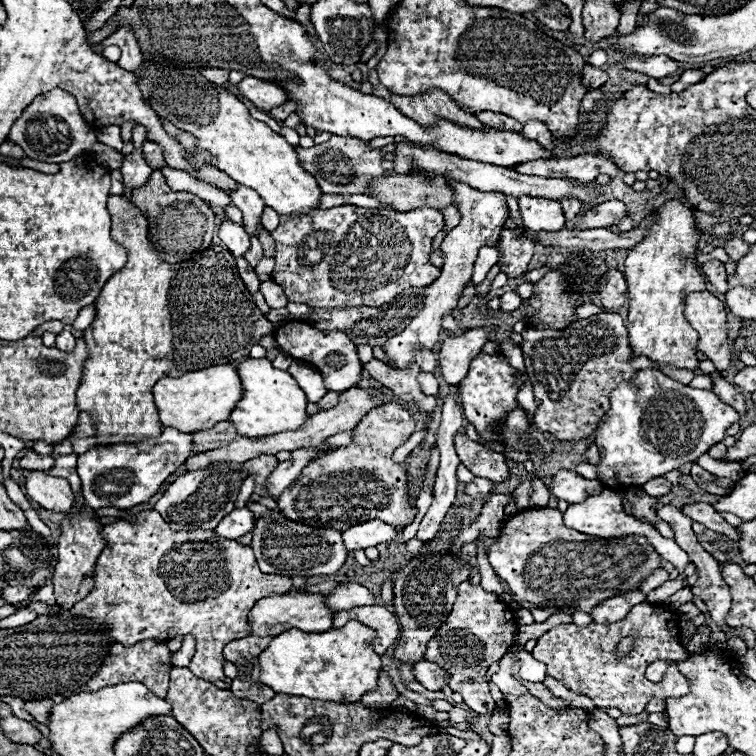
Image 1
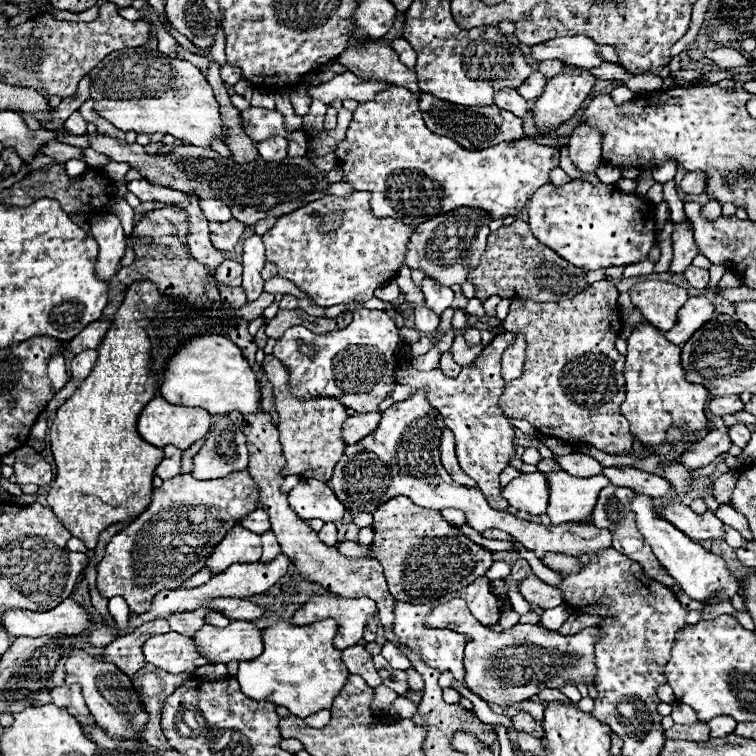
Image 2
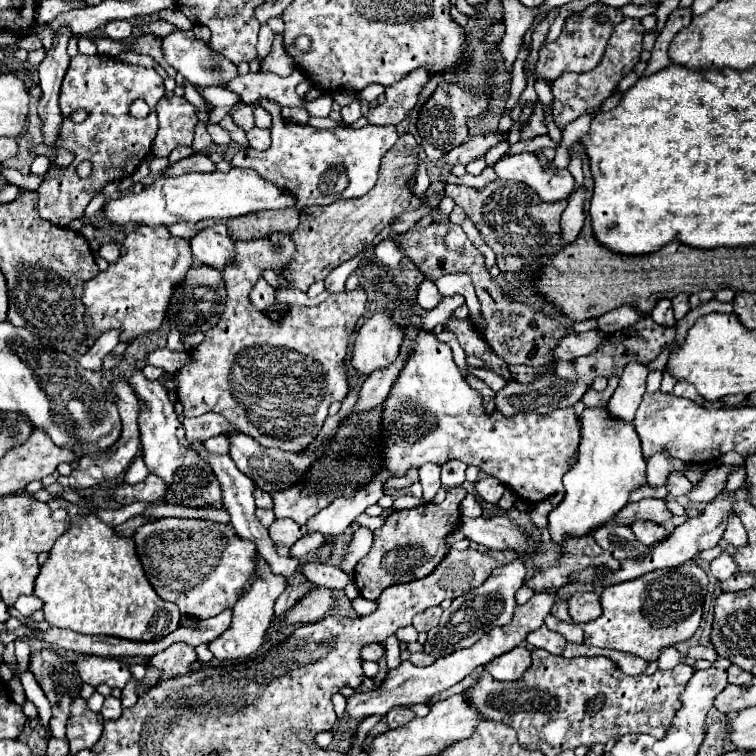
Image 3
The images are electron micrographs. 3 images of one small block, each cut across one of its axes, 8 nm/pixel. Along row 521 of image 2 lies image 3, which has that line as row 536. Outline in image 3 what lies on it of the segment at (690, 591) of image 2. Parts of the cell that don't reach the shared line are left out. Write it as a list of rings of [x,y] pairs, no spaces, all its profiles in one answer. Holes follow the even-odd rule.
[[[636,520],[636,522],[632,522],[630,528],[632,528],[632,532],[636,534],[636,538],[638,538],[642,544],[646,544],[646,546],[656,544],[656,540],[662,540],[662,538],[668,536],[666,528],[660,526],[660,524],[654,524],[654,522]]]

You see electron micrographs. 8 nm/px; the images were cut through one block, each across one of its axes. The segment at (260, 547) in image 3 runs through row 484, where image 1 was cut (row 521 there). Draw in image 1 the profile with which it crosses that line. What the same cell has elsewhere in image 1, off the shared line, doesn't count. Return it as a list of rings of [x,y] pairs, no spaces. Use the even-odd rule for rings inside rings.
[[[236,508],[232,510],[228,516],[224,516],[220,520],[220,524],[216,526],[216,532],[224,538],[236,540],[244,534],[248,534],[254,528],[254,514],[250,508]]]

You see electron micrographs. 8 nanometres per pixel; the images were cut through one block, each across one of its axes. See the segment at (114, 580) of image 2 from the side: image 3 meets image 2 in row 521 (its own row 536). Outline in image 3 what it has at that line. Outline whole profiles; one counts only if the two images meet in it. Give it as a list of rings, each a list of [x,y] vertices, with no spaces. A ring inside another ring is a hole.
[[[160,518],[154,524],[144,524],[134,534],[136,550],[140,562],[146,570],[146,576],[160,598],[174,602],[184,616],[210,618],[220,614],[226,608],[232,608],[242,594],[242,588],[256,568],[256,546],[250,540],[242,540],[232,524],[216,524],[210,520],[192,520],[192,518]]]

